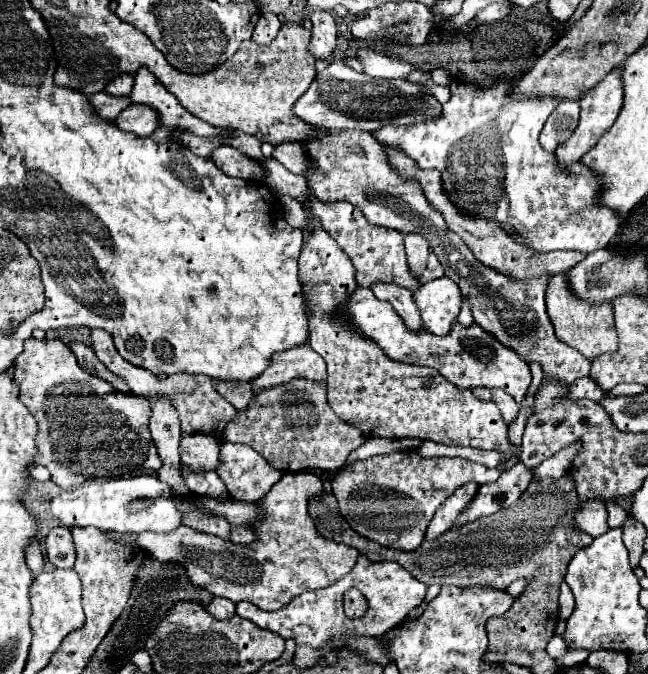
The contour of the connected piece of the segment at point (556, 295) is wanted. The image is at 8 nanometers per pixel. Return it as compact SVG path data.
M556 274L554 278L550 278L548 288L546 288L546 306L548 306L548 316L552 320L552 326L556 330L558 340L576 348L582 356L592 360L596 354L600 356L604 352L616 352L618 336L612 328L612 306L610 306L610 302L588 304L586 300L576 300L576 294L572 292L572 288L568 284L568 276Z

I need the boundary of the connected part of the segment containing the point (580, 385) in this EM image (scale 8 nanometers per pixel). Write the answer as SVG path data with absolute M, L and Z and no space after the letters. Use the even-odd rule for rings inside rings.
M582 378L582 380L576 380L572 386L568 386L568 394L564 394L562 398L568 398L568 400L580 400L580 398L590 398L594 402L600 402L604 398L604 394L600 392L600 388L596 388L594 380L592 378Z

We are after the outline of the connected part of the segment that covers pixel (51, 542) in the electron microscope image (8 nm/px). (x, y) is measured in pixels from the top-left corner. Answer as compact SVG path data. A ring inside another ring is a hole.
M58 526L58 528L50 530L50 534L46 536L46 558L56 568L72 568L74 566L76 552L74 552L70 528Z

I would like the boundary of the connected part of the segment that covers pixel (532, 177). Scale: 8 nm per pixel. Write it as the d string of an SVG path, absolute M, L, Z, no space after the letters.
M452 82L452 100L442 106L442 118L438 122L388 126L372 132L372 136L388 146L400 146L400 150L414 158L420 168L438 168L442 172L444 190L448 196L452 196L452 202L456 202L458 208L464 208L464 212L476 216L498 220L508 232L514 230L518 242L532 246L536 252L576 250L580 254L590 254L594 250L606 248L618 234L622 218L616 210L598 202L602 190L596 172L580 162L572 164L566 172L560 172L556 168L556 158L538 142L546 116L558 106L556 96L512 100L508 94L510 88L512 82L500 82L492 88L476 88L474 84Z

